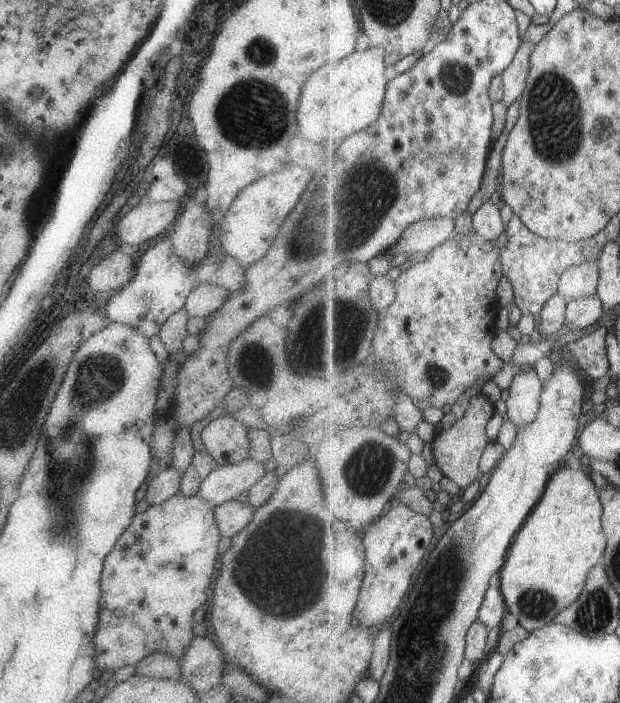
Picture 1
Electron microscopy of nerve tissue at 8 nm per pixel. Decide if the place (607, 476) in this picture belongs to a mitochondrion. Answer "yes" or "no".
no

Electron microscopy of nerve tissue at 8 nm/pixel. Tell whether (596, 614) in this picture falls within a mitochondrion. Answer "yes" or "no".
yes

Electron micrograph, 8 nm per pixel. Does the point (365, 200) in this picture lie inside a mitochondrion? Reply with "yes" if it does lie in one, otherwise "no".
yes

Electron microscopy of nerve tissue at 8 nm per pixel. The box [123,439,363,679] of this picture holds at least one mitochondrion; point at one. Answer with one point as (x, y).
(297, 590)

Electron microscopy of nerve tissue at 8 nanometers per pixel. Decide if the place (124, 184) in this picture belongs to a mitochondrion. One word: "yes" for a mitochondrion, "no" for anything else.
no

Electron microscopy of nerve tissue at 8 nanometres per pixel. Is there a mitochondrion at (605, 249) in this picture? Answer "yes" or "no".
no

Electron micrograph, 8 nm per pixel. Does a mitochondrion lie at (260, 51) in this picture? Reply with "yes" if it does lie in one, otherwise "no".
yes

